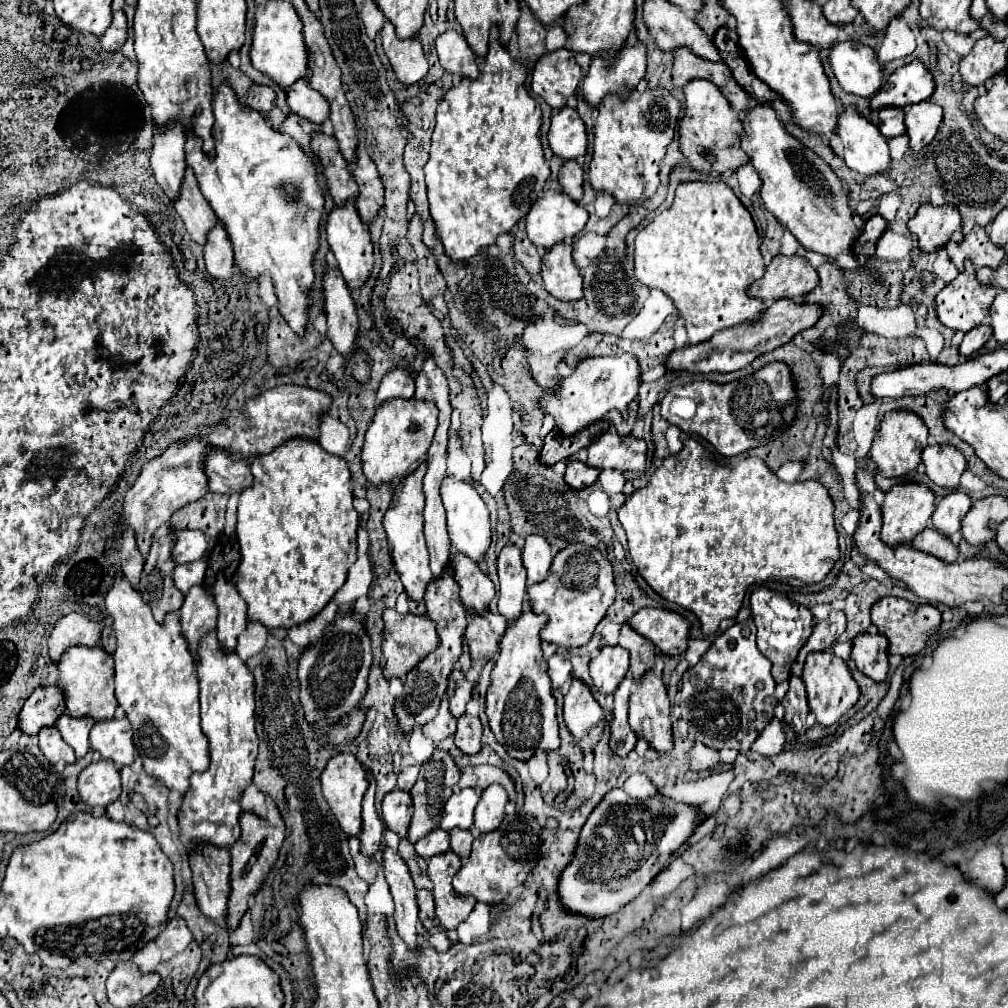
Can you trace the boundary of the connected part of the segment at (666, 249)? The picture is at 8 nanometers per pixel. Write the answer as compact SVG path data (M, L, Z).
M681 183L675 193L675 201L669 209L653 217L653 221L639 231L635 239L635 275L641 283L651 289L661 289L667 293L679 315L685 319L685 329L689 343L699 345L713 337L715 331L755 323L767 309L763 301L751 299L747 295L749 285L763 277L765 263L759 251L759 237L755 223L743 203L725 183Z

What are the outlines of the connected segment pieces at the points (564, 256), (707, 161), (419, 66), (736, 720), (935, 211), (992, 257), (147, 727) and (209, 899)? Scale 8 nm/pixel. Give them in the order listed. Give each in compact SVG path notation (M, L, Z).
M563 243L543 255L541 275L545 289L561 301L577 301L583 297L583 277L575 267L571 253L573 247Z
M705 79L691 81L685 89L685 117L679 127L679 145L681 151L693 171L701 171L705 175L725 175L731 173L745 163L749 163L747 153L741 149L743 123L737 113L731 111L729 101L723 97L717 85Z
M385 21L381 39L383 39L385 55L389 57L389 63L401 83L413 85L427 77L429 63L427 63L421 43L417 39L407 39L407 41L397 39L395 29L389 21Z
M753 619L735 623L721 633L701 661L683 675L683 689L679 691L681 719L689 723L689 735L707 747L727 747L739 753L749 751L765 725L773 719L775 705L771 661L767 661L755 645Z
M925 203L909 221L909 231L917 235L919 247L925 253L939 251L955 229L961 229L961 215L953 205L933 207L931 203Z
M973 227L971 233L965 235L965 239L961 241L961 247L963 247L963 253L965 253L963 271L967 257L973 261L975 267L991 267L991 269L995 269L1005 259L1005 251L999 245L991 243L989 233L983 227Z
M119 577L111 591L105 597L105 605L109 615L113 617L113 629L117 633L117 649L115 657L115 697L119 705L125 709L127 719L133 725L133 743L137 753L143 759L145 771L163 781L169 789L177 789L181 795L187 793L187 777L191 773L201 773L207 769L207 737L199 727L199 695L195 681L195 659L189 651L189 645L181 633L179 613L171 613L165 617L165 625L159 625L149 605L141 599L141 595L127 583L125 577Z
M207 845L203 853L191 853L189 867L193 871L193 887L199 909L209 919L221 923L227 913L227 897L231 891L229 851Z

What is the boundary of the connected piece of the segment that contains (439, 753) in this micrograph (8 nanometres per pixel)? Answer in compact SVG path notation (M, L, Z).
M435 749L431 759L421 765L419 779L417 779L415 787L411 789L413 807L415 807L415 813L413 813L413 819L411 819L411 825L409 825L409 833L407 833L407 839L411 843L417 843L423 835L427 835L427 833L431 833L433 829L439 827L443 805L451 797L459 777L461 777L461 769L455 765L453 757L447 751L443 751L443 749Z

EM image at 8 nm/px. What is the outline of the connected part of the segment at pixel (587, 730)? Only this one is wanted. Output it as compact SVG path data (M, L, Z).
M573 677L565 695L563 719L583 751L595 747L603 733L603 709L593 699L591 689L577 677Z

